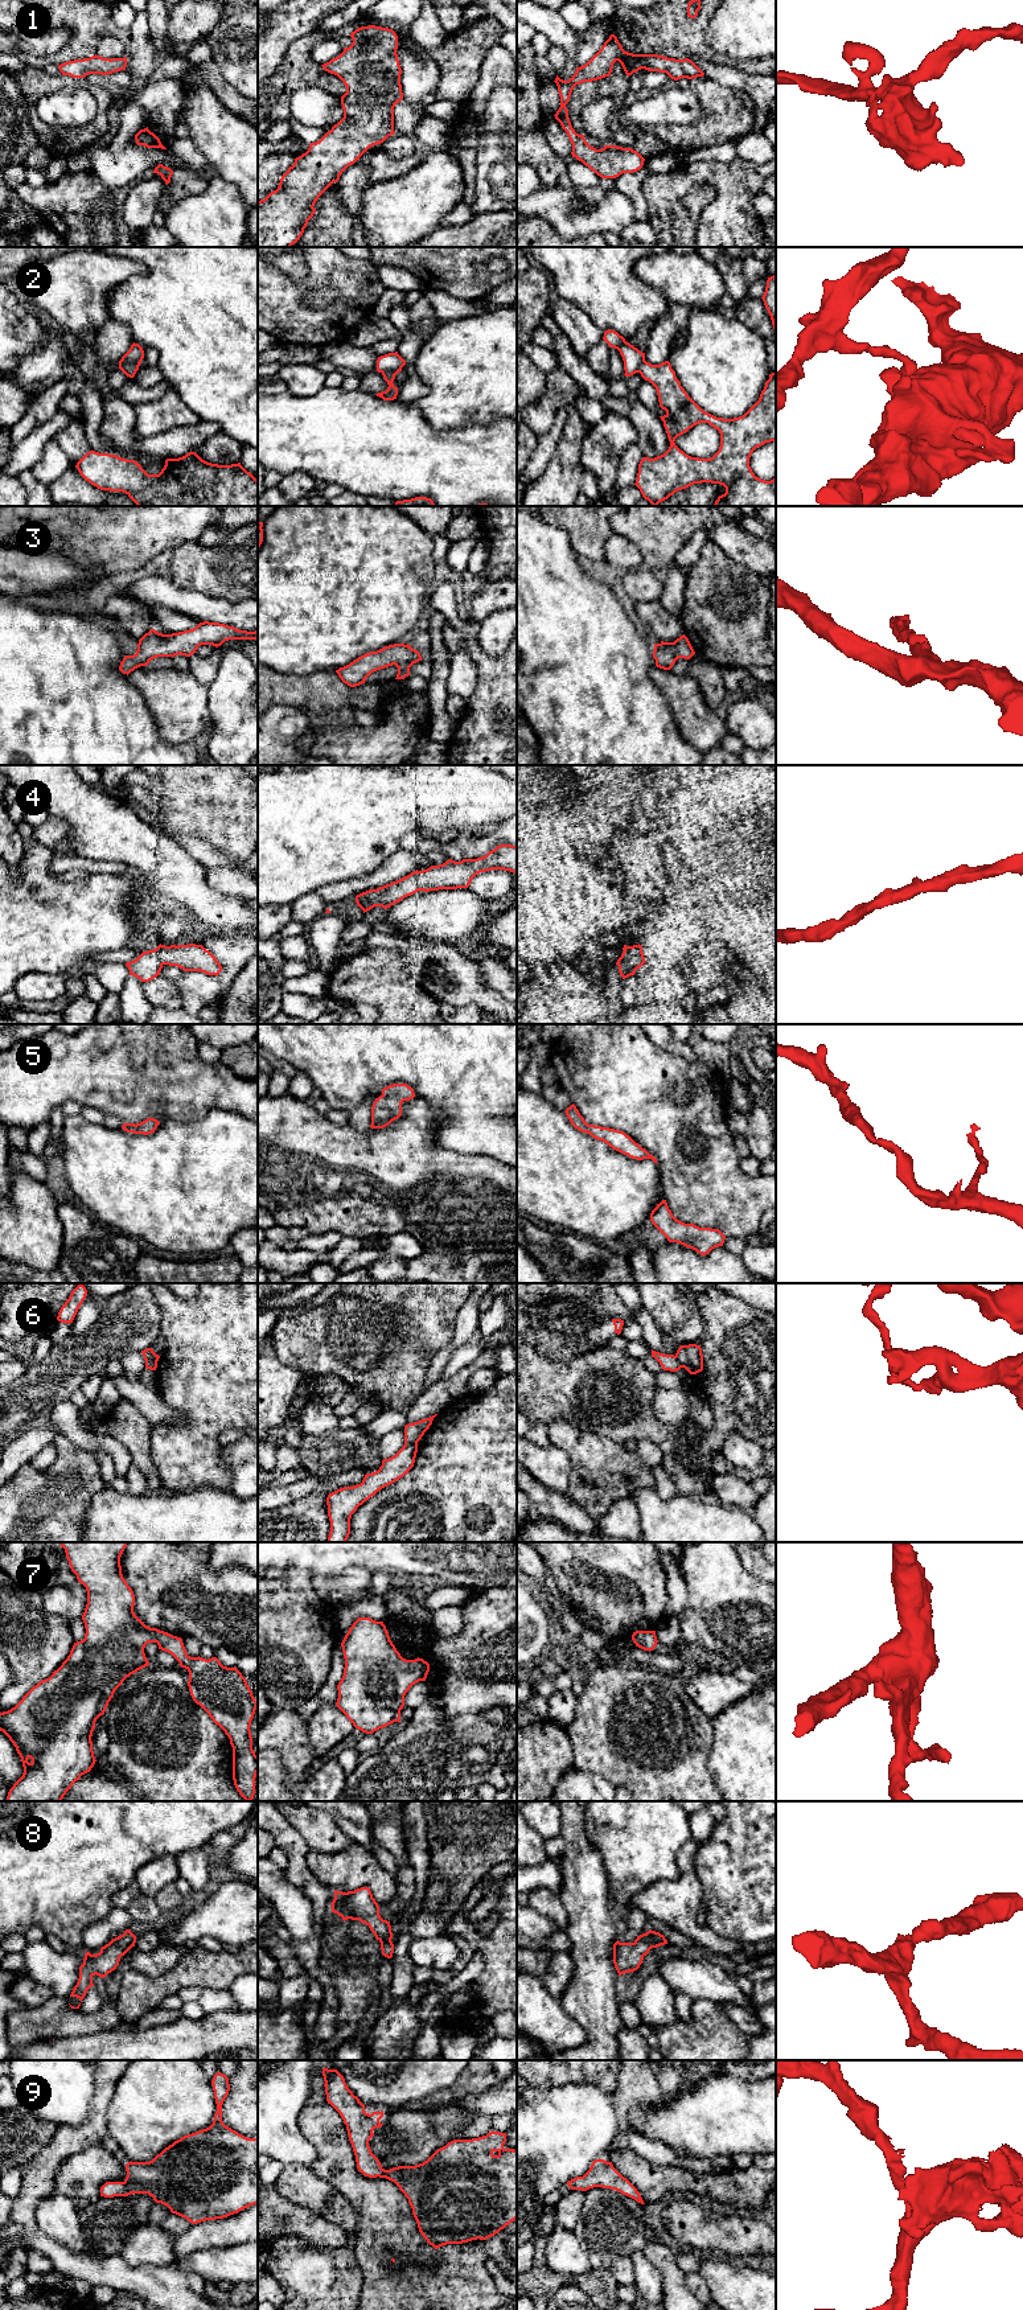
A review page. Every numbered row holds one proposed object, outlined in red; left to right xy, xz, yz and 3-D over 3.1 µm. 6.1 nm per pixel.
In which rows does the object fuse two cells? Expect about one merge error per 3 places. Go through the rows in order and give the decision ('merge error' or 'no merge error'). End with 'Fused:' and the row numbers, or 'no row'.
1: no merge error
2: merge error
3: no merge error
4: no merge error
5: no merge error
6: merge error
7: no merge error
8: no merge error
9: no merge error
Fused: 2, 6

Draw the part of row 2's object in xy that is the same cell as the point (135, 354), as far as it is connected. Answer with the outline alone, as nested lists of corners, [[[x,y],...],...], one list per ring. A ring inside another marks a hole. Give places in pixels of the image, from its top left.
[[[132,344],[130,350],[122,357],[119,361],[119,369],[126,363],[135,363],[140,366],[141,361],[144,358],[144,350],[139,344]]]

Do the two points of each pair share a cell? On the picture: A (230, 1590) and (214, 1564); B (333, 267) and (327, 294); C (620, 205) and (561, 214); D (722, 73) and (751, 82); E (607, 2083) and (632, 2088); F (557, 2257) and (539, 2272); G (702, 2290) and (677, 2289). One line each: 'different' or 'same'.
A: different
B: different
C: same
D: same
E: different
F: different
G: different

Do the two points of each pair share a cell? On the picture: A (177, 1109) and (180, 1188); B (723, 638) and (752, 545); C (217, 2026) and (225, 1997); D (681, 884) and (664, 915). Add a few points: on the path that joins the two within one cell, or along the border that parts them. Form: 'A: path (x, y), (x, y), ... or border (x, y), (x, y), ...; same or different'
A: border (208, 1112), (200, 1118), (171, 1118), (160, 1125); different
B: border (720, 547), (735, 560), (761, 576); different
C: border (238, 2009), (216, 2010), (206, 2014); different
D: border (670, 899), (691, 911); different

